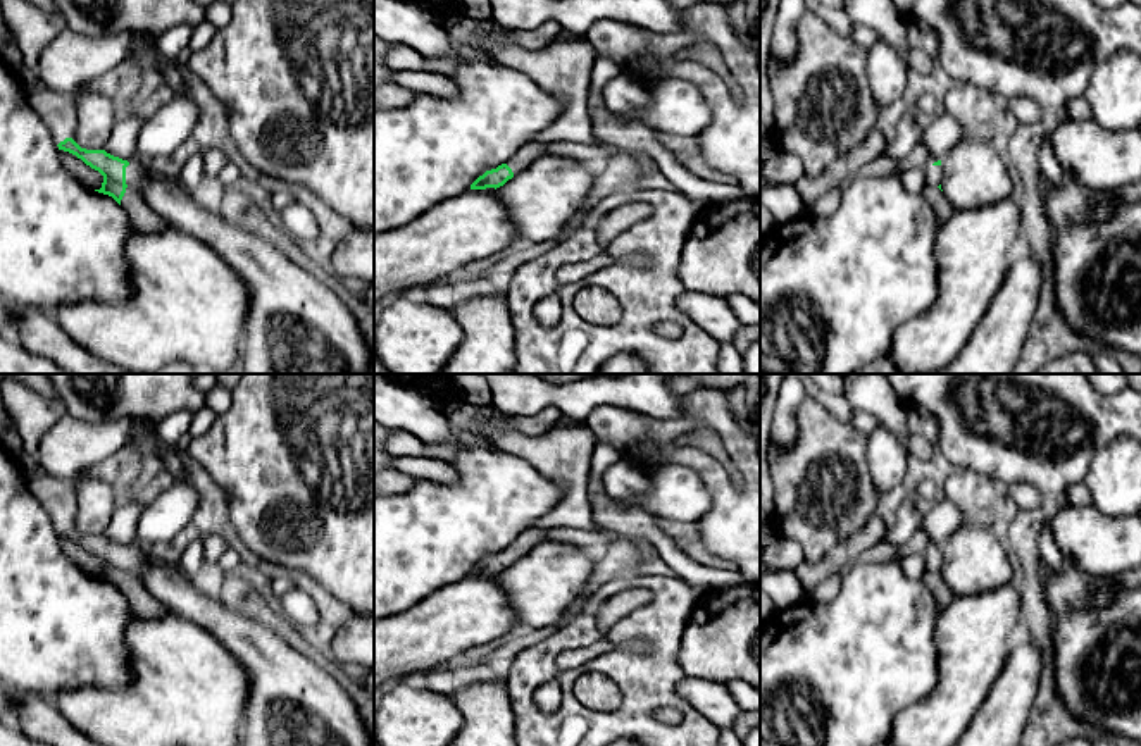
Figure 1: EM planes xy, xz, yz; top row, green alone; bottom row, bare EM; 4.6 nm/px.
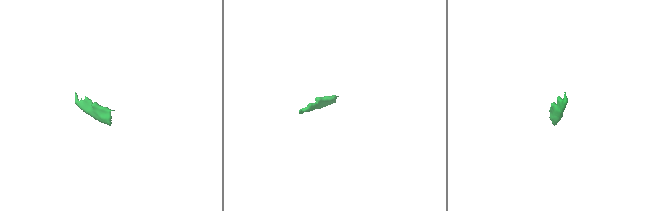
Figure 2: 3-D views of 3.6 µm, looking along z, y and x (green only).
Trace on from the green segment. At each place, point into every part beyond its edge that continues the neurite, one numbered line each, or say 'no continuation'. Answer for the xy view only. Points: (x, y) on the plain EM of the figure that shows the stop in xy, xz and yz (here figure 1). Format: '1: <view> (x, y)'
1: xy (57, 497)
2: xy (135, 559)

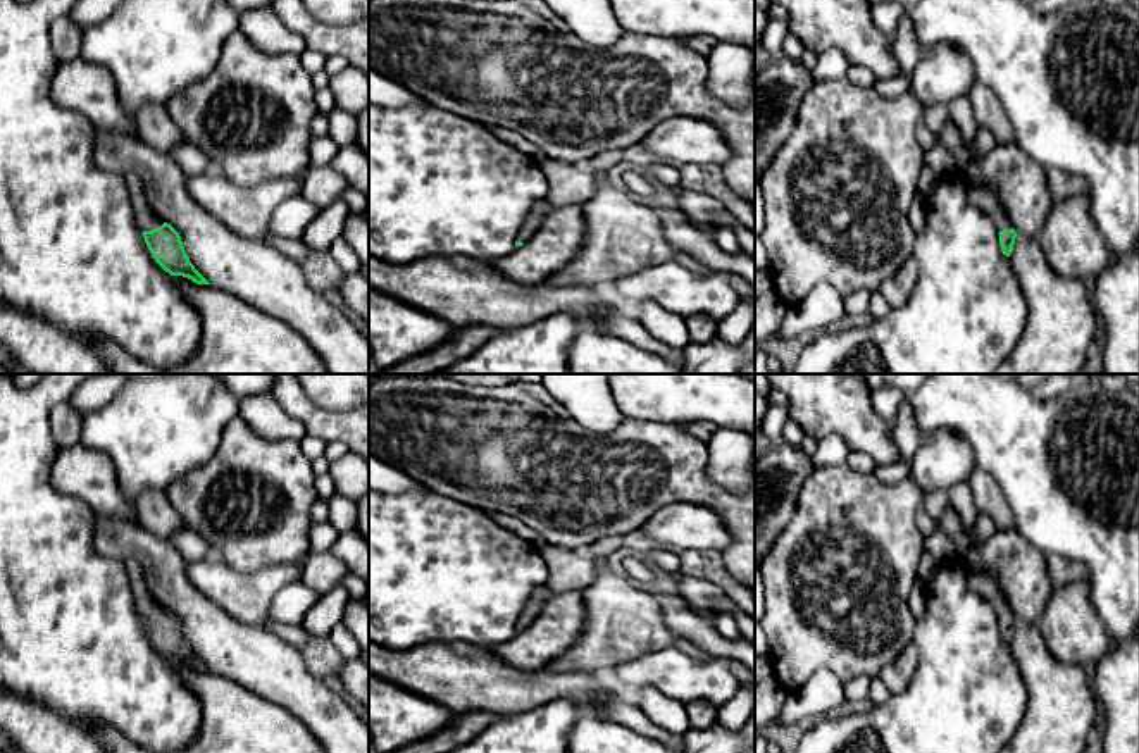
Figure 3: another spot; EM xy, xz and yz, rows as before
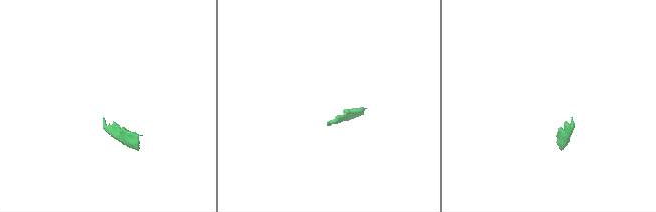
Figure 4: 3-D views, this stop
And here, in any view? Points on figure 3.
1: xy (143, 602)

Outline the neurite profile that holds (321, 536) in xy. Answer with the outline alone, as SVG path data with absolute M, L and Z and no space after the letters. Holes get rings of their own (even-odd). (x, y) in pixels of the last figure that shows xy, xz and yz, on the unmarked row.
M331 522L312 524L308 531L310 553L324 553L336 543L339 531Z

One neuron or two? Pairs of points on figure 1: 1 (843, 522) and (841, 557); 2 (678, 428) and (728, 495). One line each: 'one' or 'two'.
1: two
2: one

